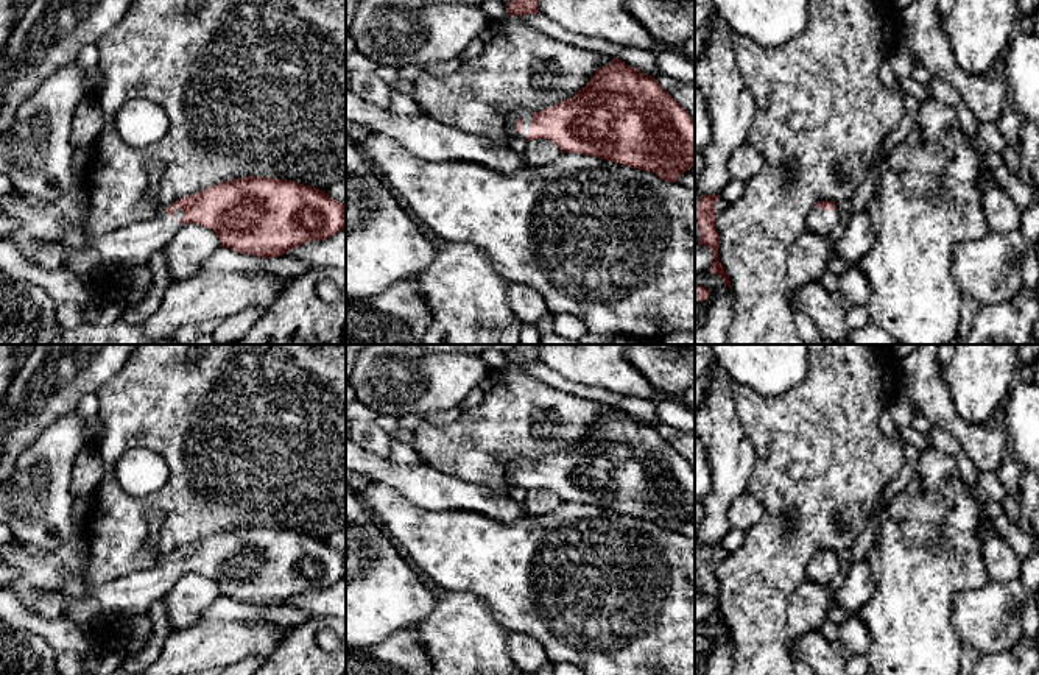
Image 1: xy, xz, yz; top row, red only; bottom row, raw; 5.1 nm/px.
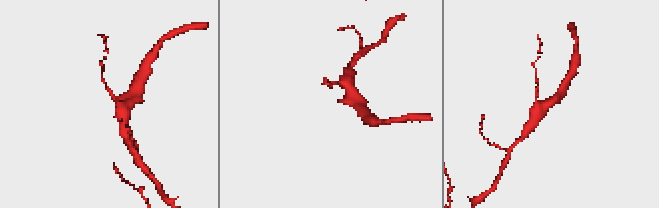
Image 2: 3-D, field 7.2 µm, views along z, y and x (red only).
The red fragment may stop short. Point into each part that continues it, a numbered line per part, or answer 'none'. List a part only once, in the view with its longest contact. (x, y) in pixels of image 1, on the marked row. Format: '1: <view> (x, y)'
1: xy (133, 245)

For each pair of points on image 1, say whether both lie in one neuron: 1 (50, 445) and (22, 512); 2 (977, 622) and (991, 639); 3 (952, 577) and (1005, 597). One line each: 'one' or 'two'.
1: one
2: one
3: two

